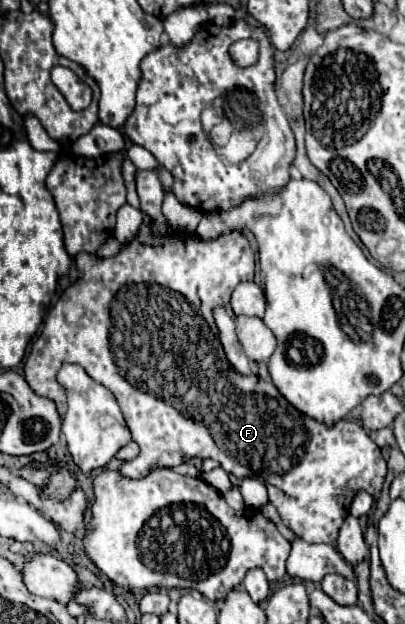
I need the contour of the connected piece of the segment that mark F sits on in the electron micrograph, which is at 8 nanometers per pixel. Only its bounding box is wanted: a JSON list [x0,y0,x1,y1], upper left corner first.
[24,217,387,543]

